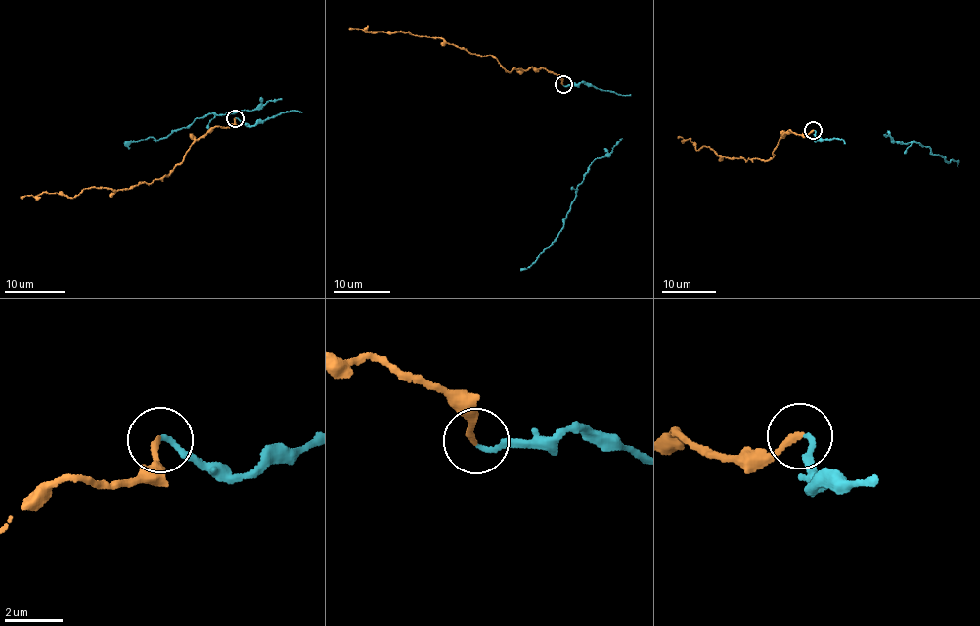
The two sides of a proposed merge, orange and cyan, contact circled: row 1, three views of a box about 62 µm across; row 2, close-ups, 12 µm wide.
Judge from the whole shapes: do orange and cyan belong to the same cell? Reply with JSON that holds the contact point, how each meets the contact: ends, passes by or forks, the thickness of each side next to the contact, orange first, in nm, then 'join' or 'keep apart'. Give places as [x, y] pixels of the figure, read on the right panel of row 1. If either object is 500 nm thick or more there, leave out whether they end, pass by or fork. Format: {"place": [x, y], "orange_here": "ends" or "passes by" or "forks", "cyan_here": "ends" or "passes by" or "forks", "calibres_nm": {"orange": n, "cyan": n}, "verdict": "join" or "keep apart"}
{"place": [813, 130], "orange_here": "ends", "cyan_here": "ends", "calibres_nm": {"orange": 200, "cyan": 150}, "verdict": "join"}

